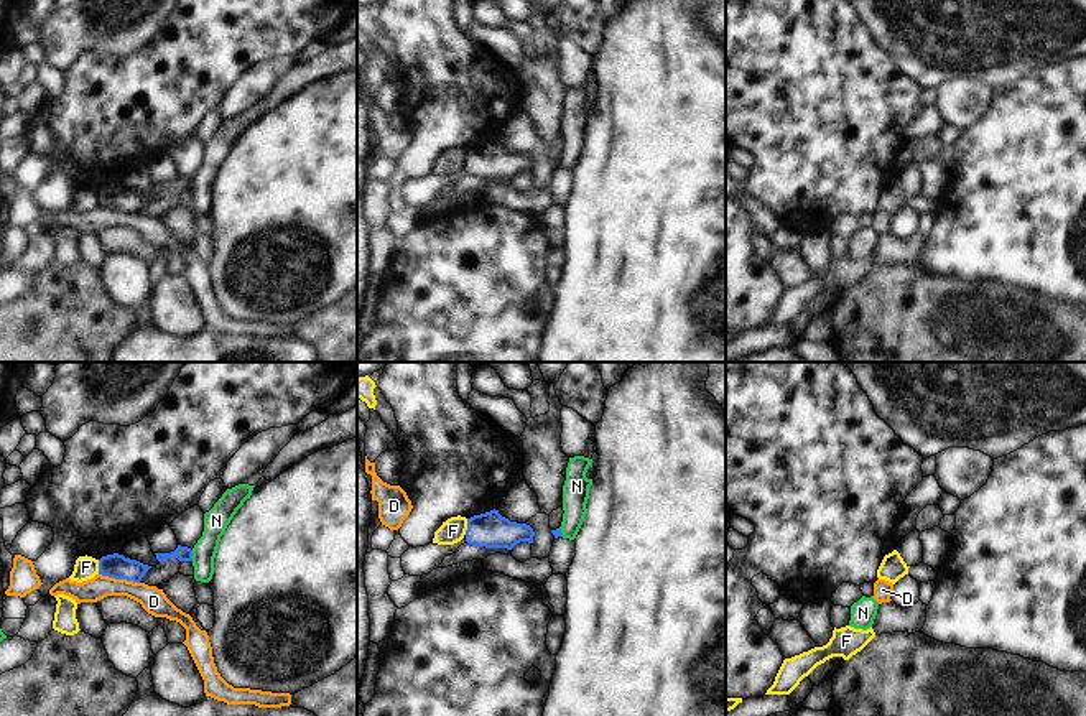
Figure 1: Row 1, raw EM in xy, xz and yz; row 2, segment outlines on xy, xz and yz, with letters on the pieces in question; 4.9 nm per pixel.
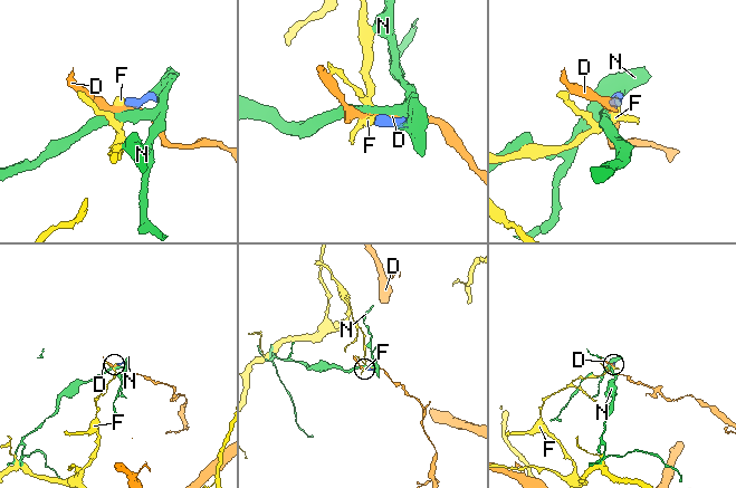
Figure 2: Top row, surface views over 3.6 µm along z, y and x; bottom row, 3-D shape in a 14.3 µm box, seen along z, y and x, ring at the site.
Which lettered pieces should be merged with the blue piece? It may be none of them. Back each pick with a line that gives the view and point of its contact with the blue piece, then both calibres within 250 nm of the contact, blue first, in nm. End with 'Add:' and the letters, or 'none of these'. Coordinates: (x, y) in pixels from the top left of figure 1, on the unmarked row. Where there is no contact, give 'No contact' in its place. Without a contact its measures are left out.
N: Touches blue at xy (191, 186). Thickness 80 nm (blue) against 120 nm
Add: N

